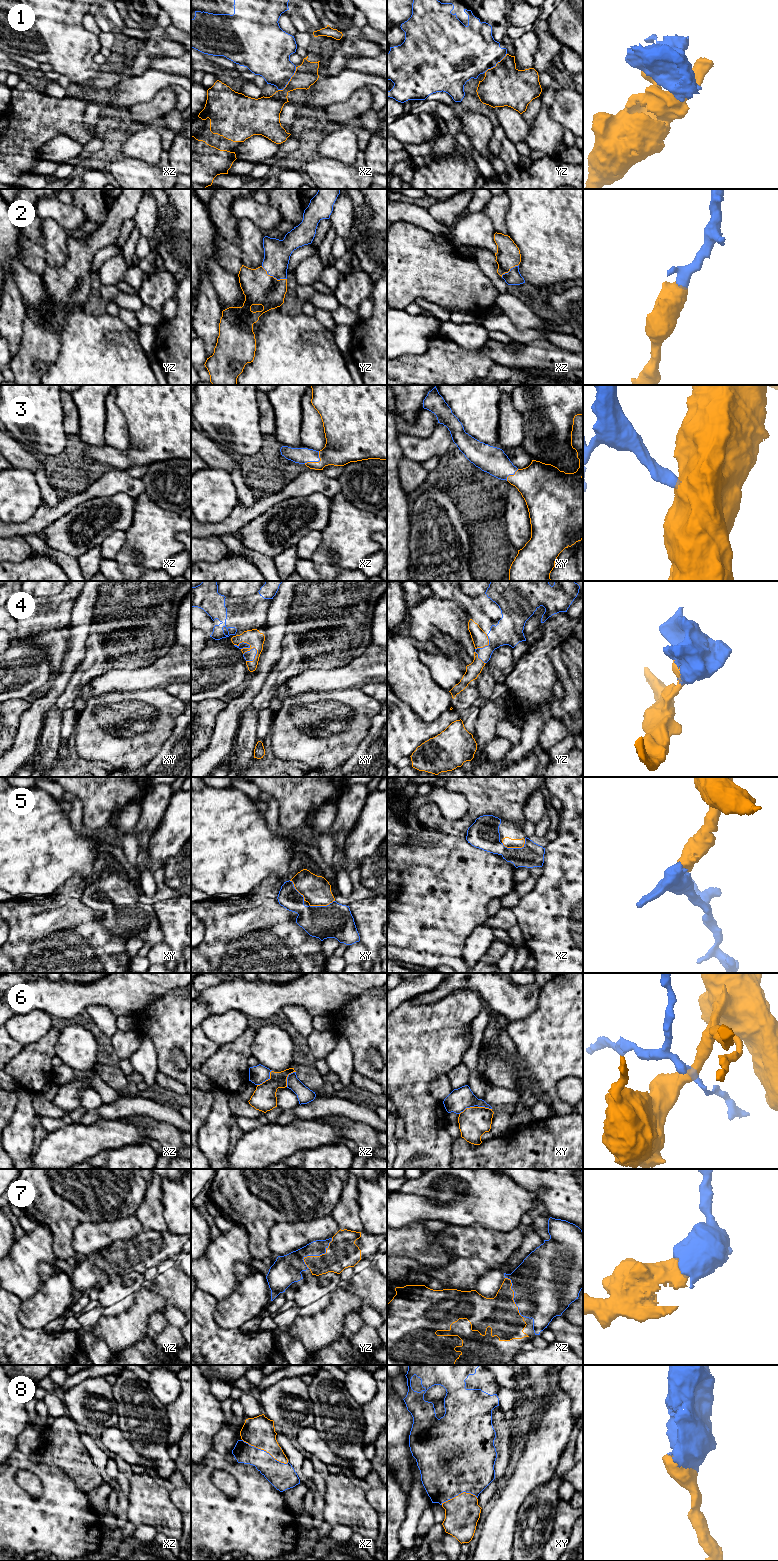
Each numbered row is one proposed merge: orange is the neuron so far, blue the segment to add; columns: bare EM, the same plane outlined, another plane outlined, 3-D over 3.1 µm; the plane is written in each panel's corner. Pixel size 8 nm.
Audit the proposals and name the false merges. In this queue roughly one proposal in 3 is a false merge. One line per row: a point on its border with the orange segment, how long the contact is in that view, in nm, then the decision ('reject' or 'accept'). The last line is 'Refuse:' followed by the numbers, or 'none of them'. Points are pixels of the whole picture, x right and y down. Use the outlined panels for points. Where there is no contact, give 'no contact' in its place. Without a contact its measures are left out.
1: meets orange in xz at (290, 80); contact 240 nm long; reject
2: meets orange in yz at (272, 276); contact 240 nm long; accept
3: meets orange in xz at (316, 462); contact 160 nm long; accept
4: meets orange in xy at (250, 646); contact 200 nm long; accept
5: meets orange in xz at (515, 847); contact 200 nm long; accept
6: meets orange in xz at (266, 1080); contact 170 nm long; reject
7: meets orange in yz at (316, 1256); contact 320 nm long; accept
8: meets orange in xz at (265, 1450); contact 420 nm long; accept
Refuse: 1, 6

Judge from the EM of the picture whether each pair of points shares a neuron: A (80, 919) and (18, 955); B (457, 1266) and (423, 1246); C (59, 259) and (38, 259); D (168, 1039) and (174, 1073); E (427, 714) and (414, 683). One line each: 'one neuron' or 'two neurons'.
A: one neuron
B: two neurons
C: two neurons
D: one neuron
E: one neuron

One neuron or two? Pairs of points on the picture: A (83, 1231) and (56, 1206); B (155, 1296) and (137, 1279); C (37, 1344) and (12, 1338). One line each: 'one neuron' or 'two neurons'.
A: two neurons
B: two neurons
C: one neuron

